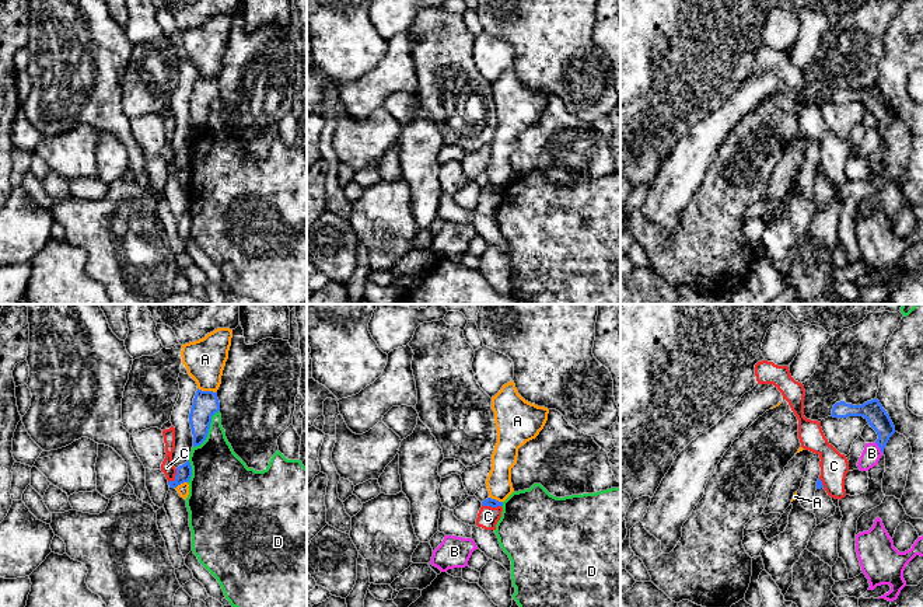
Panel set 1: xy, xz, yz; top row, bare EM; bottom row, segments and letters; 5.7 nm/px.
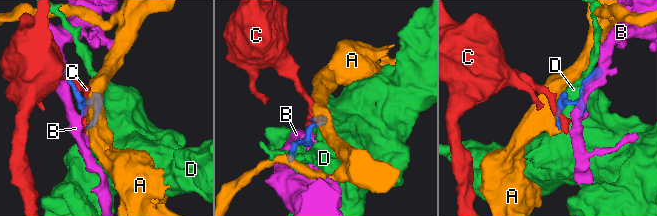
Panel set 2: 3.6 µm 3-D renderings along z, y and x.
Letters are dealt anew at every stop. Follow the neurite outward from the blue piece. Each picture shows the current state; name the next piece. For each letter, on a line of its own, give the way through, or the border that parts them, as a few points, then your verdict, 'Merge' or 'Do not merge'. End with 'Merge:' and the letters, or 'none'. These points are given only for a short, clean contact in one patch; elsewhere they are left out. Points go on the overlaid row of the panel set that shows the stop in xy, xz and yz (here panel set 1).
A: Do not merge
B: Do not merge
C: Boundary: xz (482, 503), (500, 506). Do not merge
D: Do not merge
Merge: none

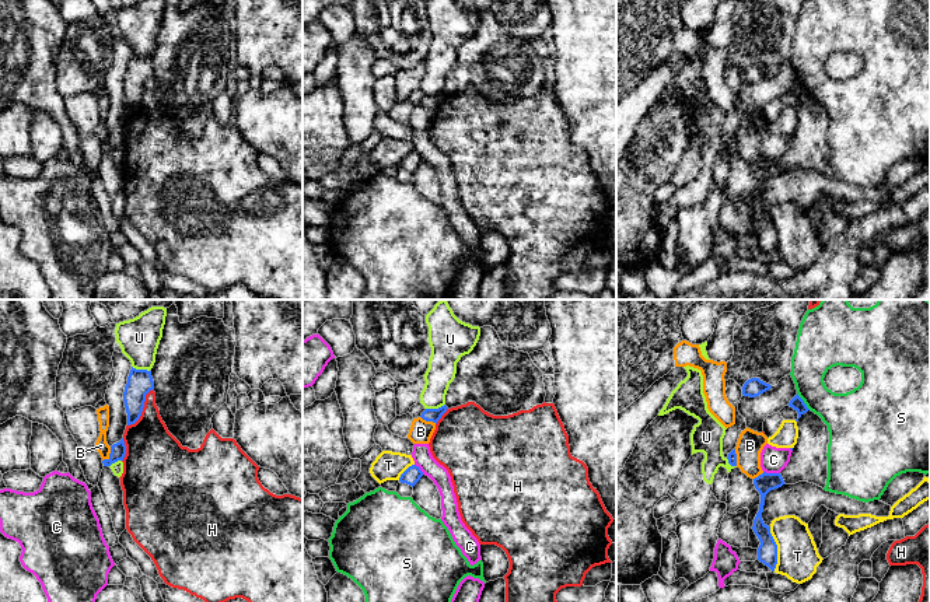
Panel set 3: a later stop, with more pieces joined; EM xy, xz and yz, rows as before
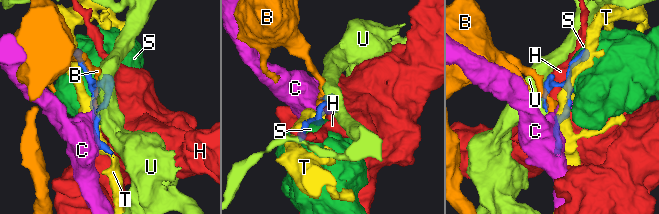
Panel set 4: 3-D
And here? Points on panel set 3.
B: Boundary: xy (111, 447), (109, 455), (102, 461). Do not merge
C: Boundary: yz (764, 471), (779, 473). Do not merge
H: Do not merge
S: Do not merge
T: Do not merge
U: Do not merge
Merge: none

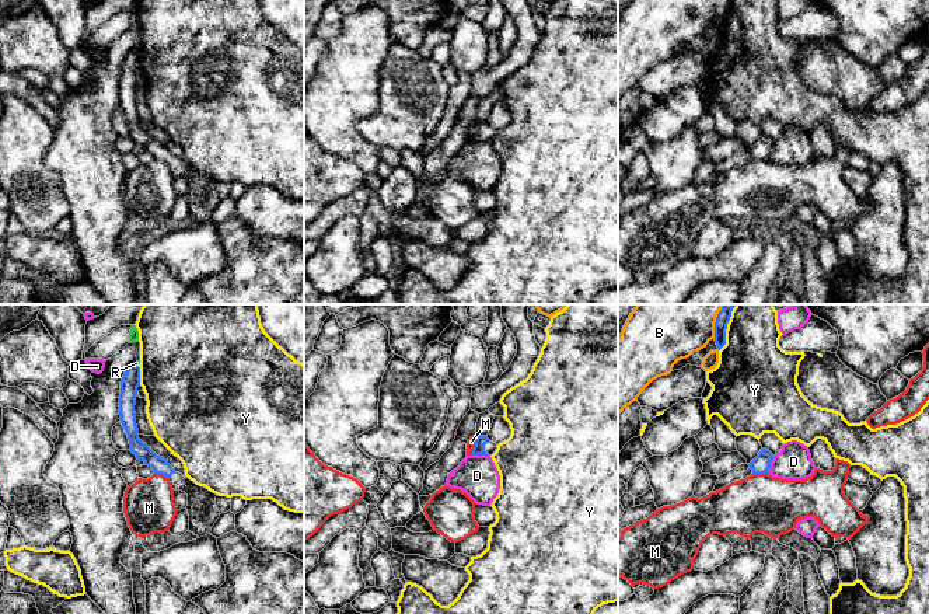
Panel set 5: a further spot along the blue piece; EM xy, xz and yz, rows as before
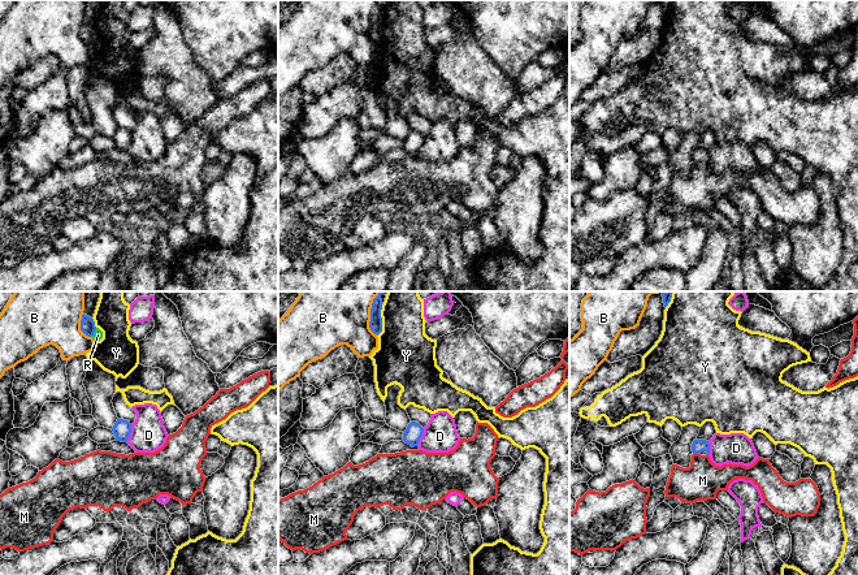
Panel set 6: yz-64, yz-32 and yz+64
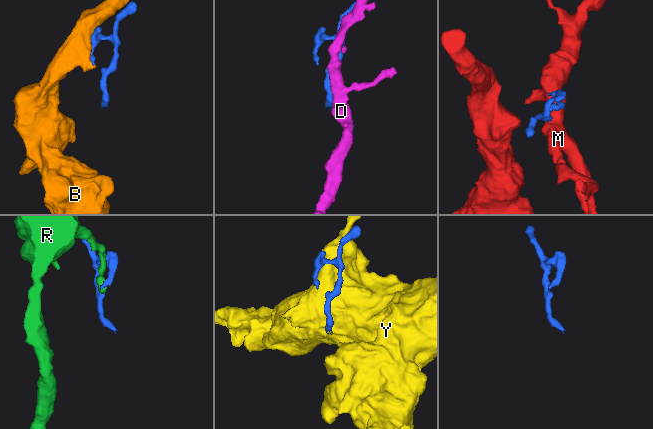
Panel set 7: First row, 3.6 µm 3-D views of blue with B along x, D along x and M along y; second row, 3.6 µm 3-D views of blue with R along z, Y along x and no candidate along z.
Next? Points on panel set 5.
B: Do not merge
D: Do not merge
M: Boundary: xz (477, 436), (471, 454). Do not merge
R: Boundary: xy (133, 363), (138, 366). Do not merge
Y: Do not merge
Merge: none

